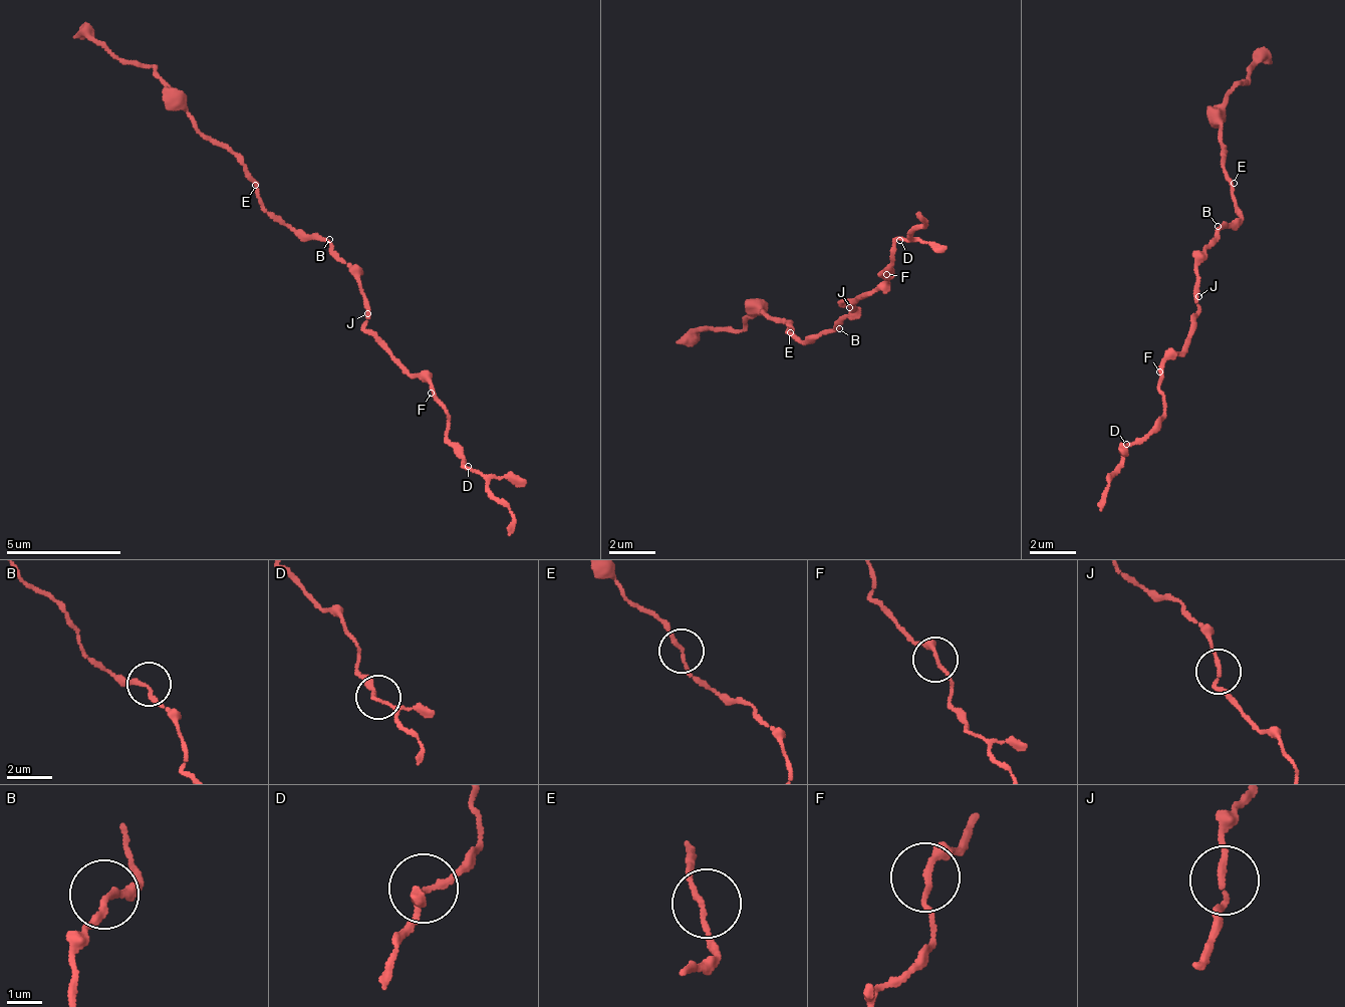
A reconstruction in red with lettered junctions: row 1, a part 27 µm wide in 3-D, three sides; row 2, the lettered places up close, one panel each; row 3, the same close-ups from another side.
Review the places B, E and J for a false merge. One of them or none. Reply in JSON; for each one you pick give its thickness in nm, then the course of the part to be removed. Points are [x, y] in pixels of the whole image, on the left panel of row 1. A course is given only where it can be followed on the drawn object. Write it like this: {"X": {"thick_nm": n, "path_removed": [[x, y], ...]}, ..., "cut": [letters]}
{"cut": []}

